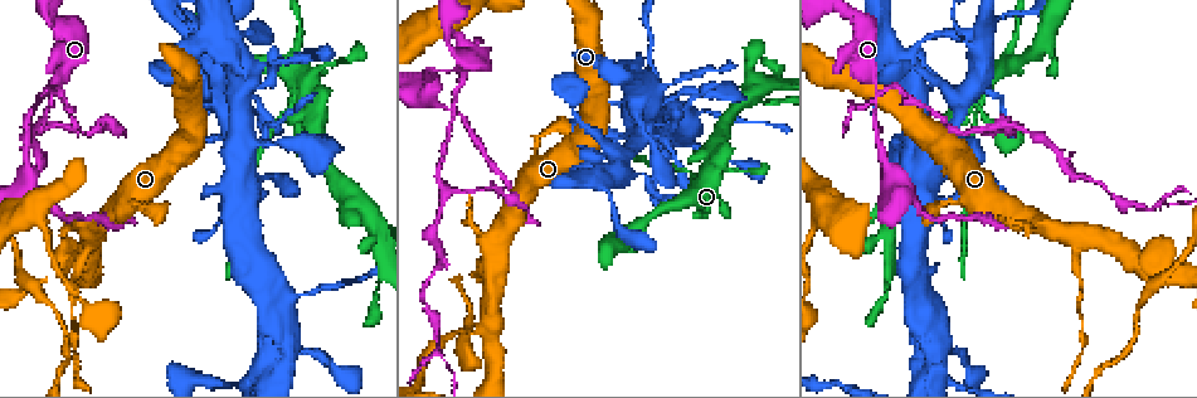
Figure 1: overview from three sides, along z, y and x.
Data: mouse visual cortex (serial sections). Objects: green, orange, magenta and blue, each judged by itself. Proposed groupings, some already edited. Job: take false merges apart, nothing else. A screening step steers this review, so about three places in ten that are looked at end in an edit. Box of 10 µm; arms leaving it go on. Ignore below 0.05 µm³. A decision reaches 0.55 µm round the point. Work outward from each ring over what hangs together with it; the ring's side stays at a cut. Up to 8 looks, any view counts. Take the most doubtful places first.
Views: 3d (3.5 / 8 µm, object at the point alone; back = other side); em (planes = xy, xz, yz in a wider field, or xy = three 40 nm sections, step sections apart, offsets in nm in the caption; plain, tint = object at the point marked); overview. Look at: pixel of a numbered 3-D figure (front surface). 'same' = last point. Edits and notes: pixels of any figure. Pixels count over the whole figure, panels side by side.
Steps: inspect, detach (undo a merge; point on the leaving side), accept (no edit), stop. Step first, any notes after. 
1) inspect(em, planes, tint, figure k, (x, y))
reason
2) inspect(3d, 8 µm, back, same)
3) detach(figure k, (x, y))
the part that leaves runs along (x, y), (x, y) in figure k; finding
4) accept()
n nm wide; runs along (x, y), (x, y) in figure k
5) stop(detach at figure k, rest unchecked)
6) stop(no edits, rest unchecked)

inspect(3d, 3.5 µm, back, figure 1, (49, 88))
sharp bend

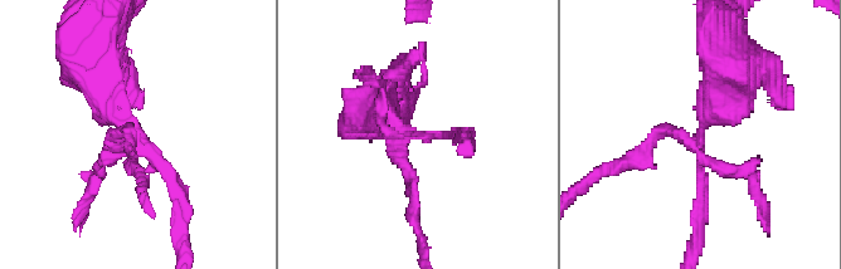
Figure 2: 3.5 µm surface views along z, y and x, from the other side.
accept()
runs along (88, 65), (166, 170), (178, 205) in figure 2; continuous, no second cell

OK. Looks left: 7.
inspect(3d, 3.5 µm, figure 1, (443, 184))
a narrow waist

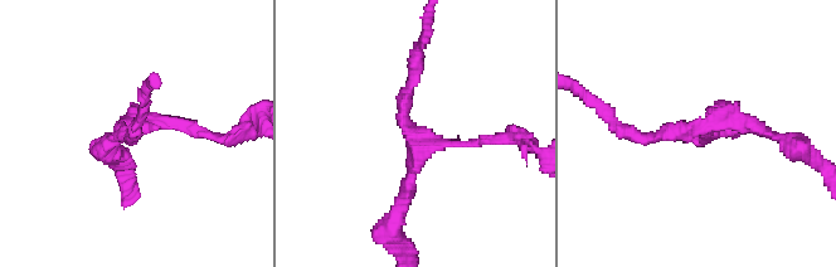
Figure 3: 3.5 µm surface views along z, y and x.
inspect(em, xy, step 1, tint, figure 3, (703, 127))

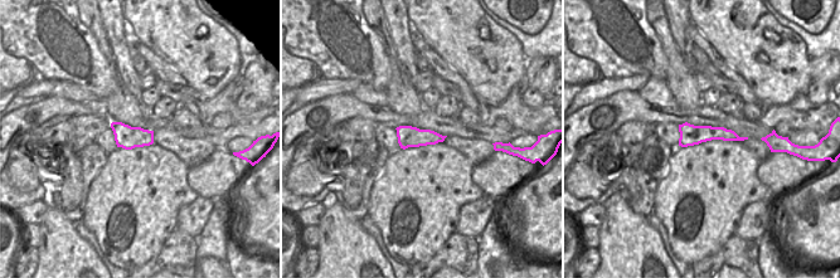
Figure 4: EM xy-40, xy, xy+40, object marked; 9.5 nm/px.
accept()
one cell here

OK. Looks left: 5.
inspect(3d, 3.5 µm, figure 1, (712, 168))
thin arm on a thick one

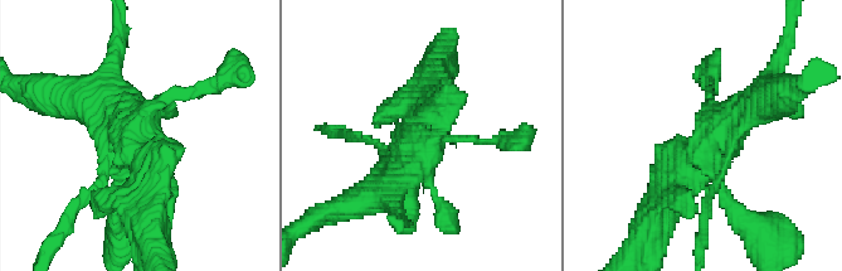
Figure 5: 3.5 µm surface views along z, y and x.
inspect(em, xy, step 1, tint, figure 5, (135, 153))
need the tissue

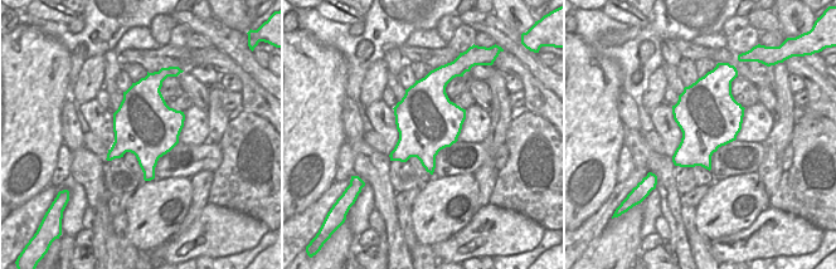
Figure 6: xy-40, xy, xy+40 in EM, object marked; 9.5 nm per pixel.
inspect(em, planes, tint, same)
another direction

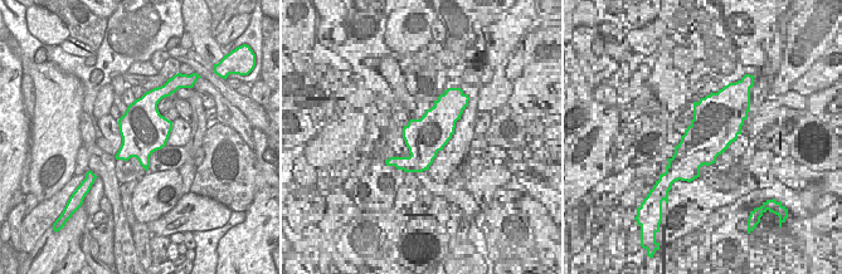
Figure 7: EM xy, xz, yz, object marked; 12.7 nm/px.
detach(figure 5, (71, 208))
600 nm wide; the part that leaves runs along (380, 143), (322, 130) in figure 5; a second cell is stuck on

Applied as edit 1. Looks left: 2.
stop(detach at figure 5, rest unchecked)

